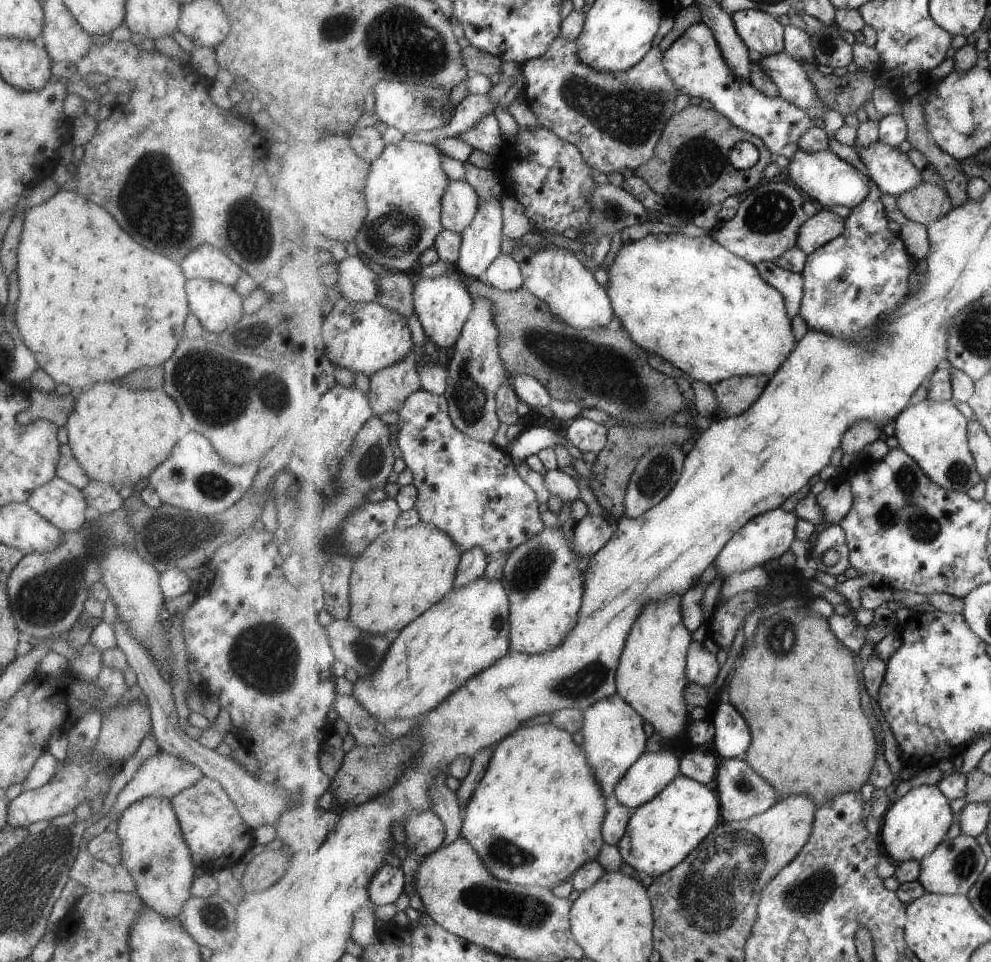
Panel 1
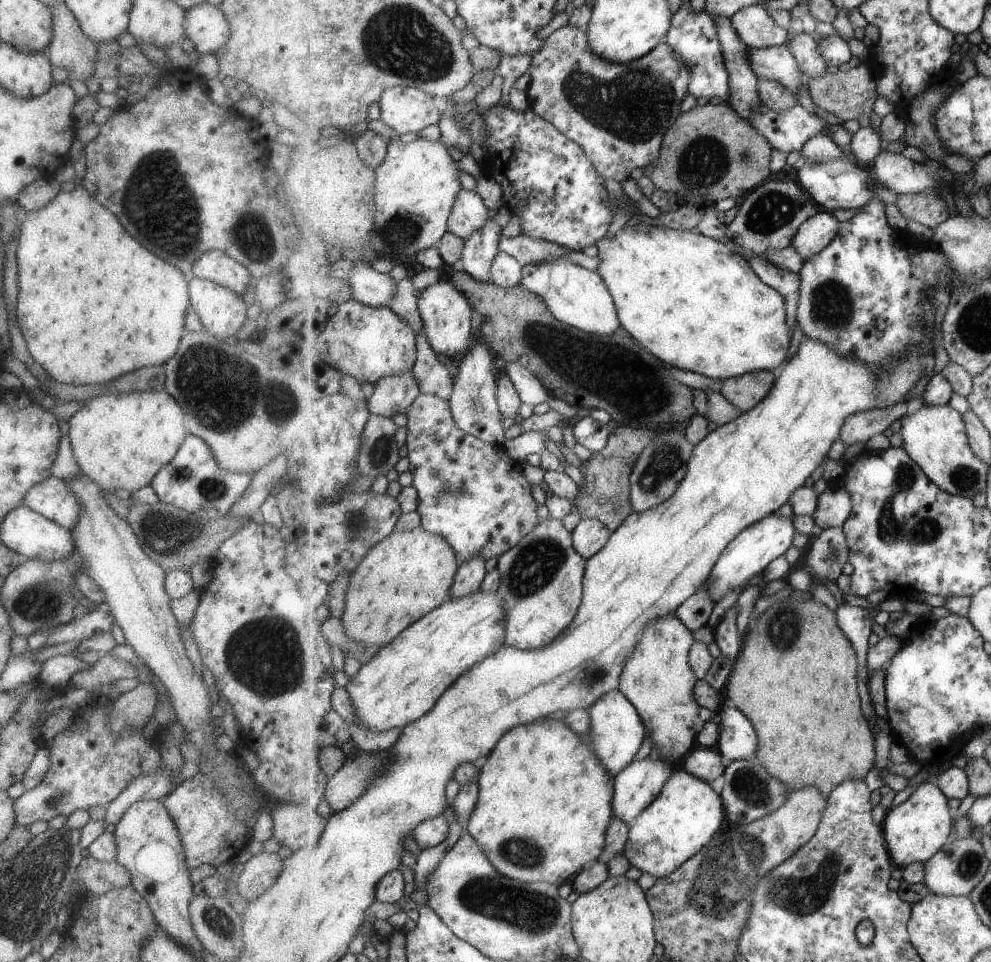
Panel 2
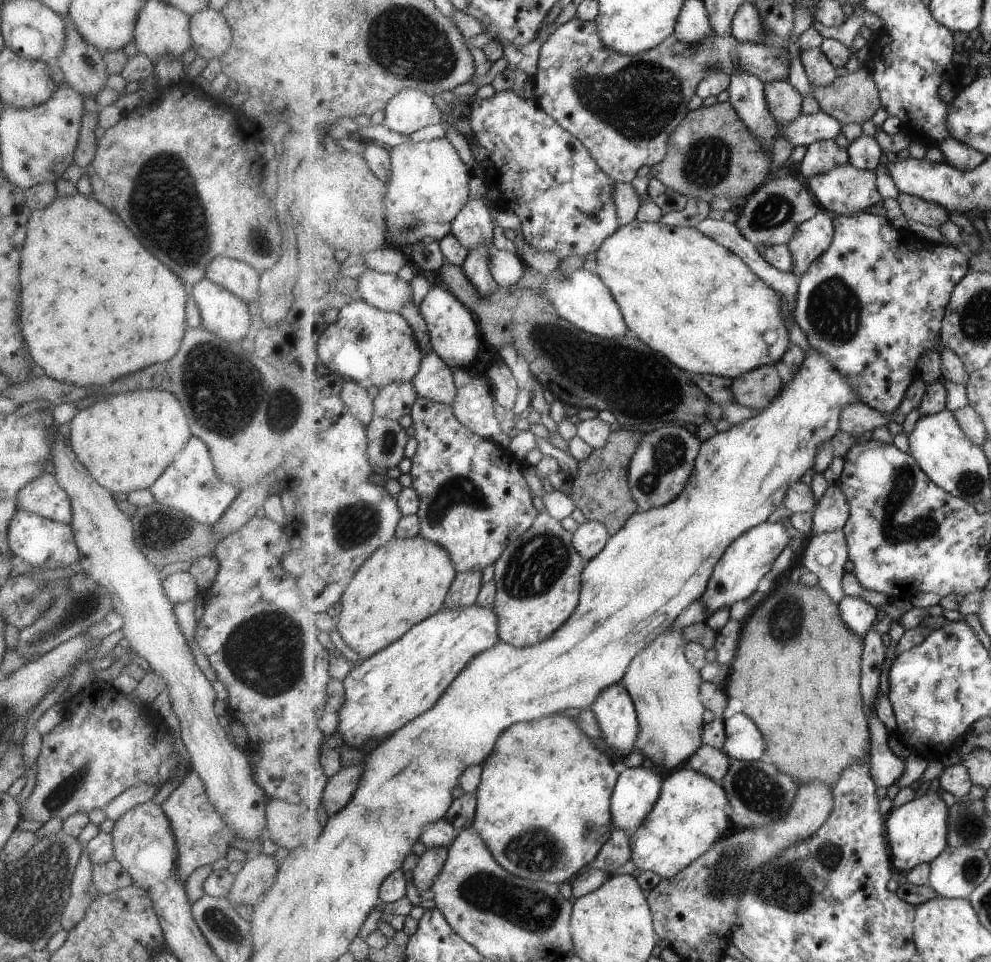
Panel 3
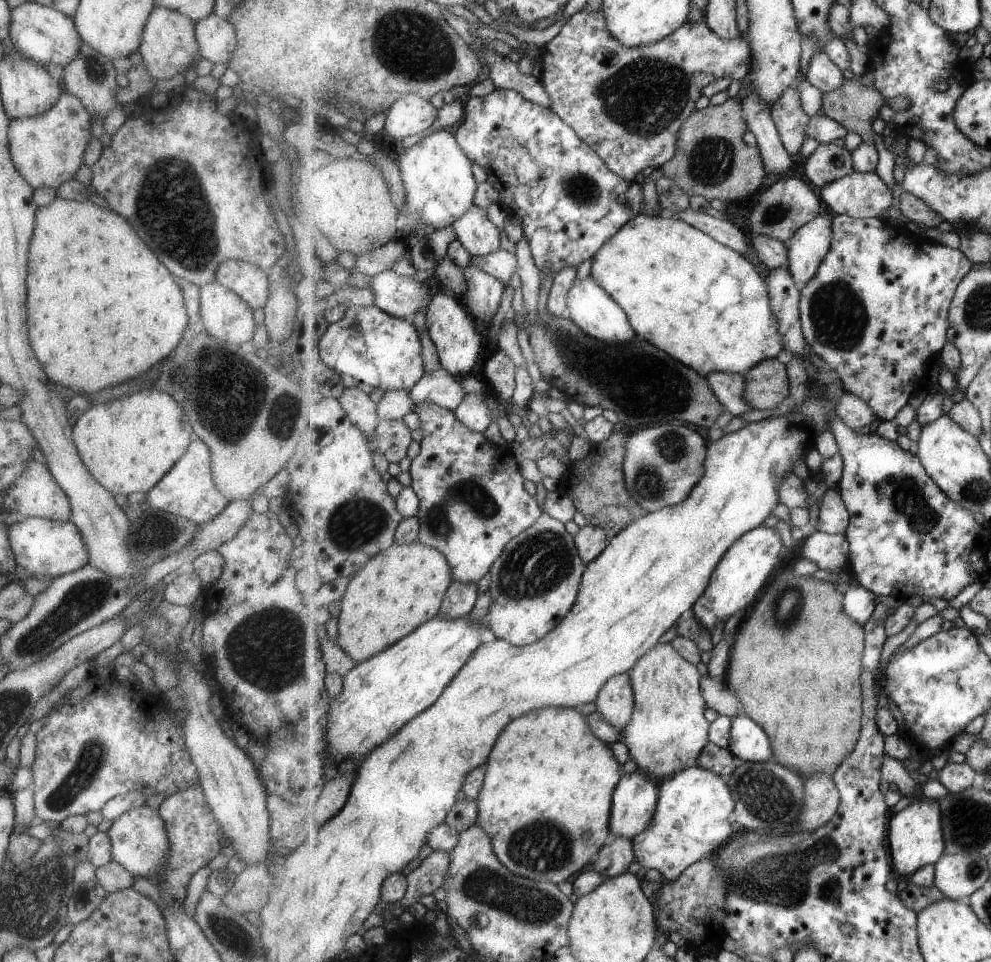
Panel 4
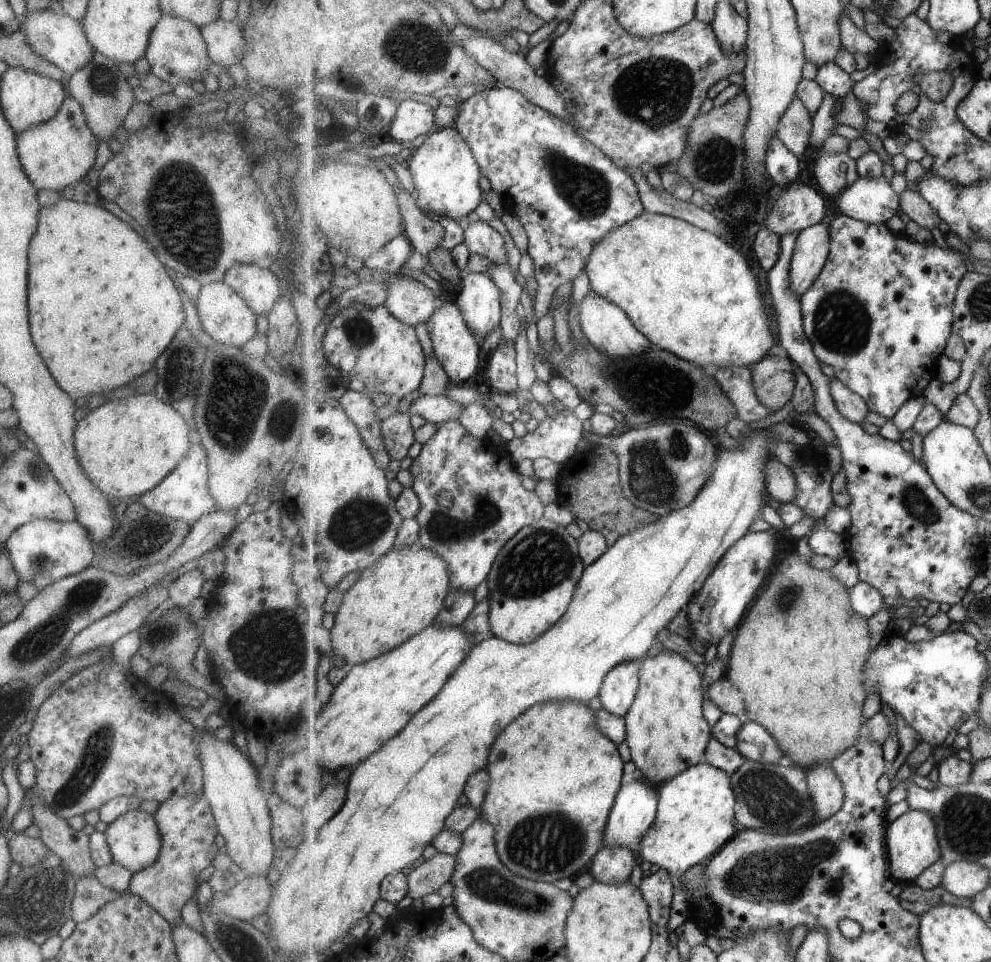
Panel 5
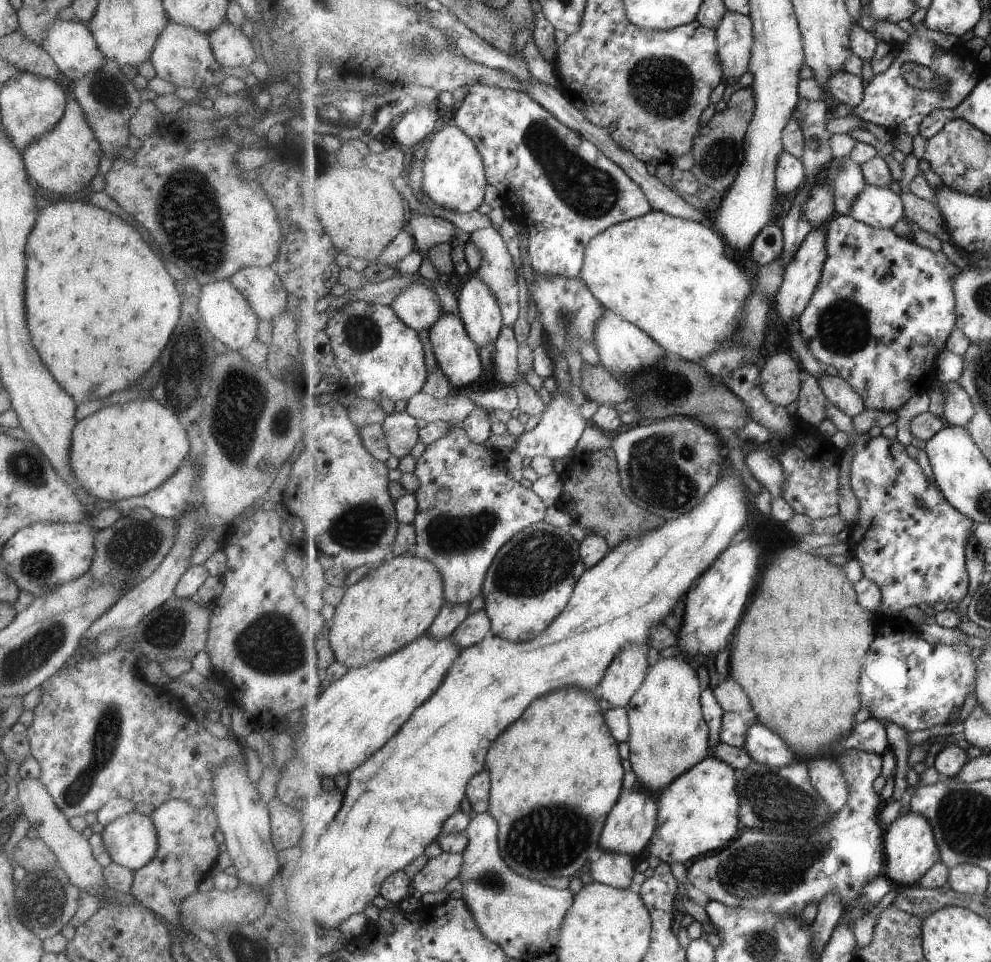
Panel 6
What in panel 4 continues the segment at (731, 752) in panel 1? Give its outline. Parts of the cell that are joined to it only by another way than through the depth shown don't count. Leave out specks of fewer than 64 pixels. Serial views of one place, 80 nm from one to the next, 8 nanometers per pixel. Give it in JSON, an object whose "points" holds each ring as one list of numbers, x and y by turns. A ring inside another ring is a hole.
{"points":[[746,714,734,718,728,749,742,762,767,762,773,756,767,732]]}

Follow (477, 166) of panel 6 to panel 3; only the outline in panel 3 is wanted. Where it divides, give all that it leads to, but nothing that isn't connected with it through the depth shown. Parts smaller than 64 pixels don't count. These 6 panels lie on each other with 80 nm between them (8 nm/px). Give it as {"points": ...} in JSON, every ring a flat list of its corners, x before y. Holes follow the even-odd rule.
{"points":[[445,136,421,142,408,140,390,149,390,154,391,172,387,174,387,180,384,180,385,216,388,218,388,238,385,246,398,251,409,251,413,245,426,238,441,241,451,233,457,214,460,214,469,202,469,180,473,177,471,170,467,168,457,148]]}

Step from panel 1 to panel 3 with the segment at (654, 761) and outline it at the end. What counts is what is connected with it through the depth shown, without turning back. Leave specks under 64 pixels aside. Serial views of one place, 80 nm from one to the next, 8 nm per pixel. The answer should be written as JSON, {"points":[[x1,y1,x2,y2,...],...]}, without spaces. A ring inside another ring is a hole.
{"points":[[620,767,620,778,617,782,616,790,612,798,613,823,617,828,627,830,629,835,637,832,637,828,649,817,649,812,656,806,657,800,661,797,662,787,664,786,662,774,659,774,659,768]]}

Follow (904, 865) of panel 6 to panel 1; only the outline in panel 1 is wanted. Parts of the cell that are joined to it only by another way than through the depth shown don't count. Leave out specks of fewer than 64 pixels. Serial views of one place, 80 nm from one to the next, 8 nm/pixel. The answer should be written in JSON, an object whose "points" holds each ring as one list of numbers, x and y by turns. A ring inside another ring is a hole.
{"points":[[939,785,912,787,894,805,888,806,881,819,880,835,884,852,895,864,905,861,922,861,947,838,955,820,950,799]]}

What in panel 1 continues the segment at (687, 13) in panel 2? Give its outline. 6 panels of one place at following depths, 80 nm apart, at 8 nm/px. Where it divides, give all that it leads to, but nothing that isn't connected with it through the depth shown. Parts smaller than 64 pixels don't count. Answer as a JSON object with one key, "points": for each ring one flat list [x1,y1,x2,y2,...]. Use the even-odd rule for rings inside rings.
{"points":[[703,20,693,23,684,30,665,50,665,64,669,74,678,86,681,95,689,95,694,102,709,100,713,106,726,117,729,117,735,126,762,138,772,154,780,154,792,157,800,149,801,137,813,126,814,121,810,114,800,106,788,102,783,97,768,97,752,85,749,79,739,78,724,57,724,50,721,50,720,42,712,27]]}

